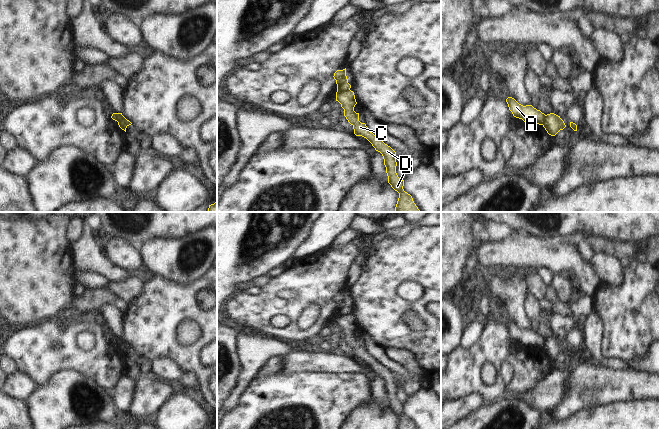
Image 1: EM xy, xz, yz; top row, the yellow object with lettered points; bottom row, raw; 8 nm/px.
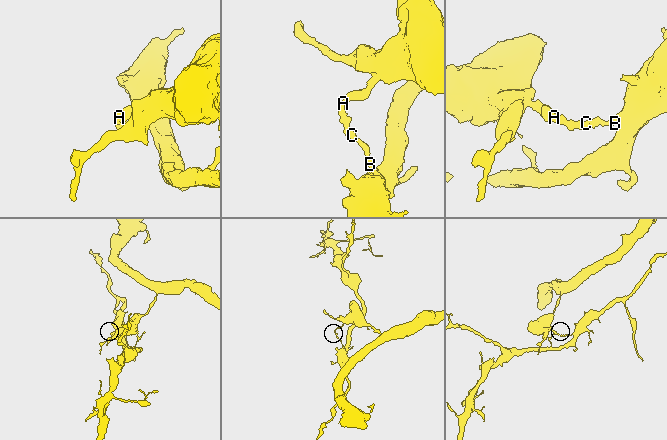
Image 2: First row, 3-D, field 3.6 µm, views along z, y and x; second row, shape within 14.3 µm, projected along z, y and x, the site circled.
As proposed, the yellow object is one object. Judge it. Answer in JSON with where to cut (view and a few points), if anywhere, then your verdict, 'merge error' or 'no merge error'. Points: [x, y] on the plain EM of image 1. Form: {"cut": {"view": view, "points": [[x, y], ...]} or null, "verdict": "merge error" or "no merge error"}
{"cut": {"view": "xz", "points": [[349, 313], [337, 316]]}, "verdict": "merge error"}

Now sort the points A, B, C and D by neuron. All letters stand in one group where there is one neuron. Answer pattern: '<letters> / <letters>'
A / B C D

